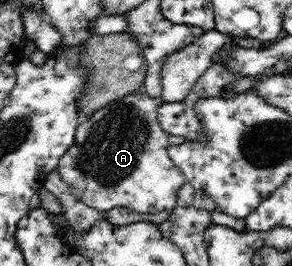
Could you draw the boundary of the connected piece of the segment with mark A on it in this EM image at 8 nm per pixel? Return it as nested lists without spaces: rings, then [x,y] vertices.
[[[142,89],[118,98],[91,116],[81,119],[74,142],[61,156],[56,169],[63,183],[71,187],[72,194],[81,206],[86,205],[102,213],[111,208],[127,207],[143,214],[155,214],[162,210],[171,212],[178,206],[179,190],[187,181],[167,150],[183,142],[175,142],[177,138],[169,136],[158,123],[158,108],[163,103],[161,96],[151,97]]]

